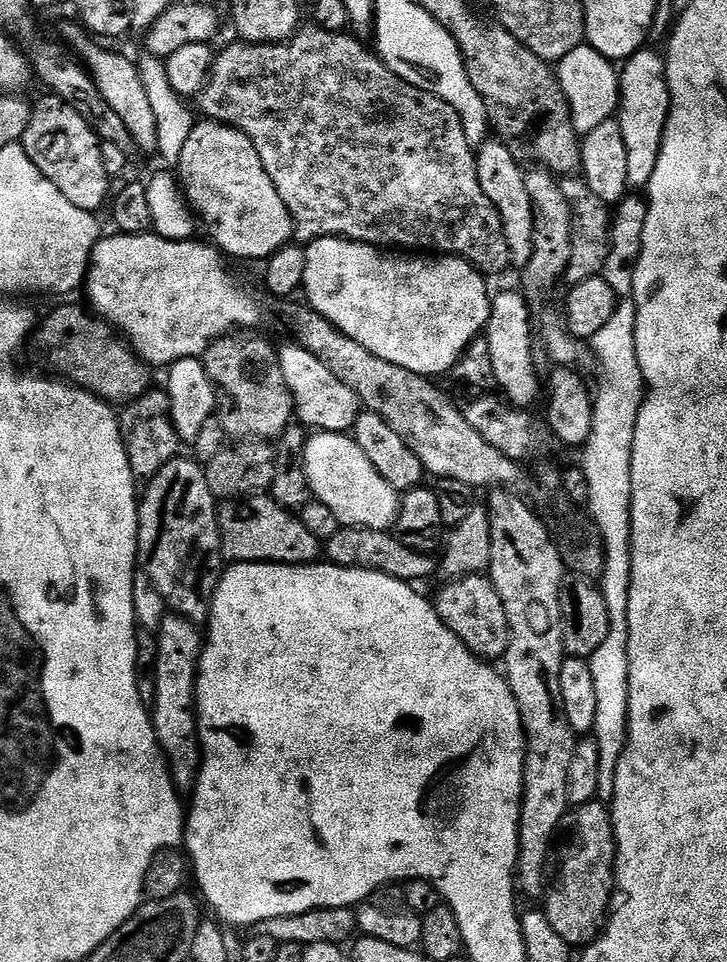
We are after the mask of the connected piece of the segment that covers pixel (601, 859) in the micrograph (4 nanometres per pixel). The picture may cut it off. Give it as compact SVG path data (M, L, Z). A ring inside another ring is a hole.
M594 799L588 804L582 805L580 808L575 809L570 816L570 824L572 820L572 833L568 836L568 845L564 848L564 857L560 860L560 873L556 876L556 881L551 881L550 887L547 889L546 895L542 900L542 910L546 914L546 918L550 918L550 926L554 926L559 936L566 938L566 942L573 946L587 946L604 931L609 919L610 909L613 907L612 904L612 888L617 887L616 883L616 831L612 825L612 809L607 803L601 802L599 799Z

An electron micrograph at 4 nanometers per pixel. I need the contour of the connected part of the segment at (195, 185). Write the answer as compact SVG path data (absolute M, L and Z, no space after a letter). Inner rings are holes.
M200 123L193 127L190 139L182 149L184 158L178 165L179 185L183 188L199 223L208 227L208 232L212 235L211 243L219 248L225 257L237 256L240 260L267 261L269 256L282 245L289 243L294 236L292 216L286 210L286 202L282 202L274 182L270 182L270 174L266 174L266 166L262 166L262 158L258 158L258 150L254 142L246 138L246 134L229 124Z

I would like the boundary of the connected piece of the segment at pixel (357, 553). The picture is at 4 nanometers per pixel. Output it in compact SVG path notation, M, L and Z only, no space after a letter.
M341 527L334 538L330 538L322 548L327 563L337 564L343 568L365 568L371 572L381 572L390 578L417 582L428 580L432 575L437 575L438 560L435 555L418 550L410 550L400 541L399 536L391 531L370 530L369 528Z

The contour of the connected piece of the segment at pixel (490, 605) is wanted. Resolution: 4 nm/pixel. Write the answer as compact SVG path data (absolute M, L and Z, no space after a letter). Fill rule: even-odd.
M477 574L453 579L434 596L434 607L438 618L475 656L489 662L503 661L510 646L510 622L491 576Z

